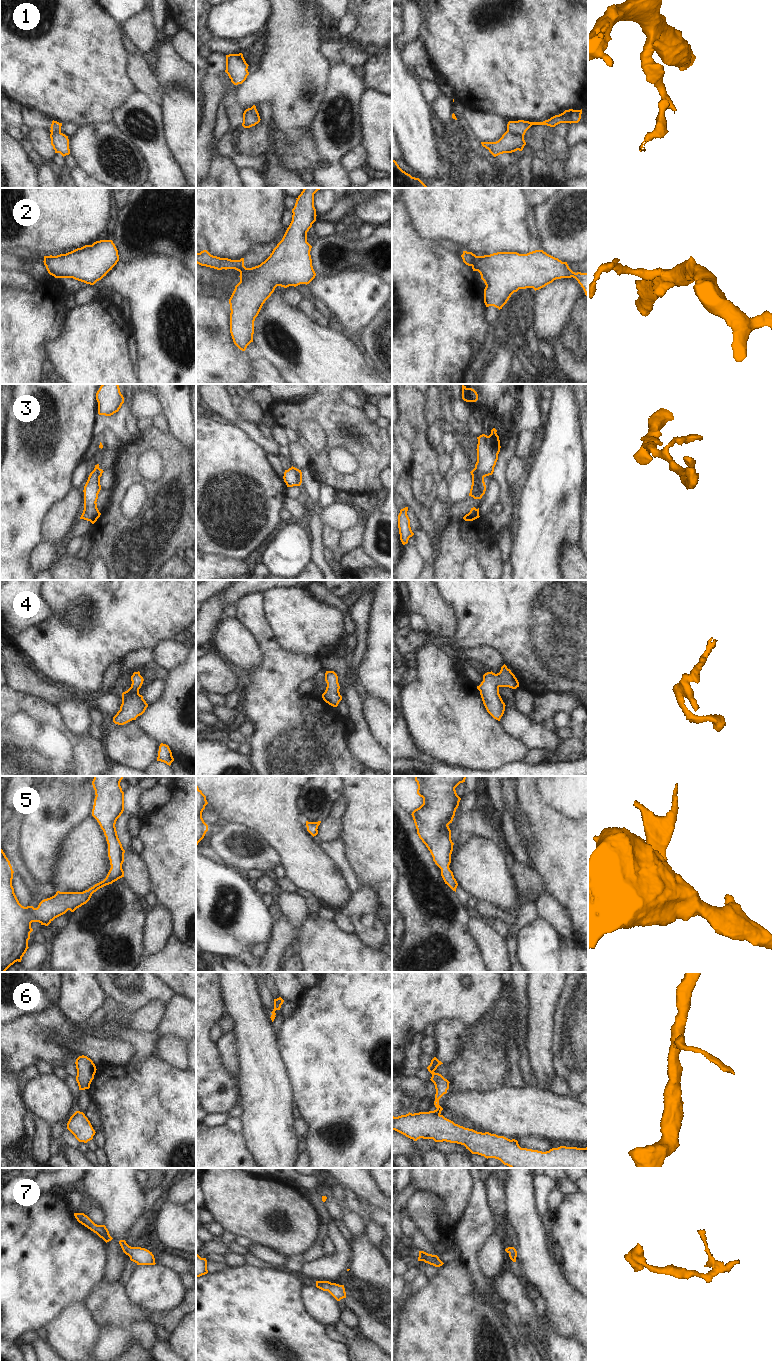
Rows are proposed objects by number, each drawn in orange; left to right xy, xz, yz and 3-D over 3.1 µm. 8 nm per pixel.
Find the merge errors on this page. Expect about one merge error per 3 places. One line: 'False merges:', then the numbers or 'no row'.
False merges: 1, 2, 6

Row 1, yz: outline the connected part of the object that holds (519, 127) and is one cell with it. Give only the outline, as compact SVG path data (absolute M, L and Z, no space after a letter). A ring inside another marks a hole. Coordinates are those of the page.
M569 109L543 122L529 122L524 120L509 121L507 124L507 131L510 133L514 133L516 135L524 136L526 131L532 125L547 125L550 127L555 127L560 123L570 123L570 124L578 123L581 119L581 114L582 114L582 109L581 110Z

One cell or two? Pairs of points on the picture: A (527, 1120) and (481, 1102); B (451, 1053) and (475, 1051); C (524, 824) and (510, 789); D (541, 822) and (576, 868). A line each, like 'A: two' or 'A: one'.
A: one
B: two
C: one
D: one

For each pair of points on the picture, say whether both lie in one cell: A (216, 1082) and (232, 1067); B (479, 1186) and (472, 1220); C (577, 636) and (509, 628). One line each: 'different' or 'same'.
A: different
B: same
C: same

